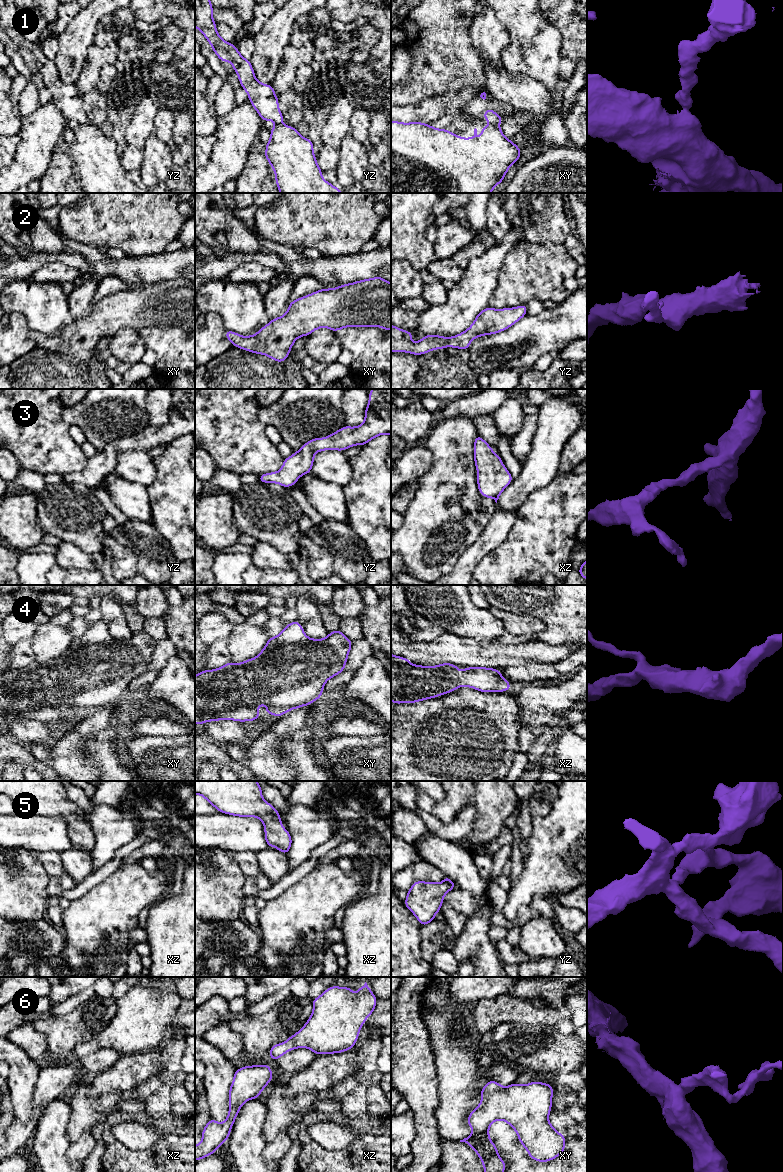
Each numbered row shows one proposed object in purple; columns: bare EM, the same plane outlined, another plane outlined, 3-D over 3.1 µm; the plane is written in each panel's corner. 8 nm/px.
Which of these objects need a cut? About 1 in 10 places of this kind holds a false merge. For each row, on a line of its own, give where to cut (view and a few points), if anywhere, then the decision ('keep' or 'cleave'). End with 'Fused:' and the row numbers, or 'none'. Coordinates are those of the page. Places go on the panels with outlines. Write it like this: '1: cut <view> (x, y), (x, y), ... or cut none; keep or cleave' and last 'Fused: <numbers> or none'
1: cut xy (491, 123), (497, 125); cleave
2: cut none; keep
3: cut none; keep
4: cut none; keep
5: cut none; keep
6: cut none; keep
Fused: 1

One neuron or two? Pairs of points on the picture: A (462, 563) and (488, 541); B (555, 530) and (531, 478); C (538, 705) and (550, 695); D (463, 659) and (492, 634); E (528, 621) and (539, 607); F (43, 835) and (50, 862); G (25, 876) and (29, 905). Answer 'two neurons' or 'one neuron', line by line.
A: one neuron
B: two neurons
C: one neuron
D: two neurons
E: two neurons
F: two neurons
G: one neuron

